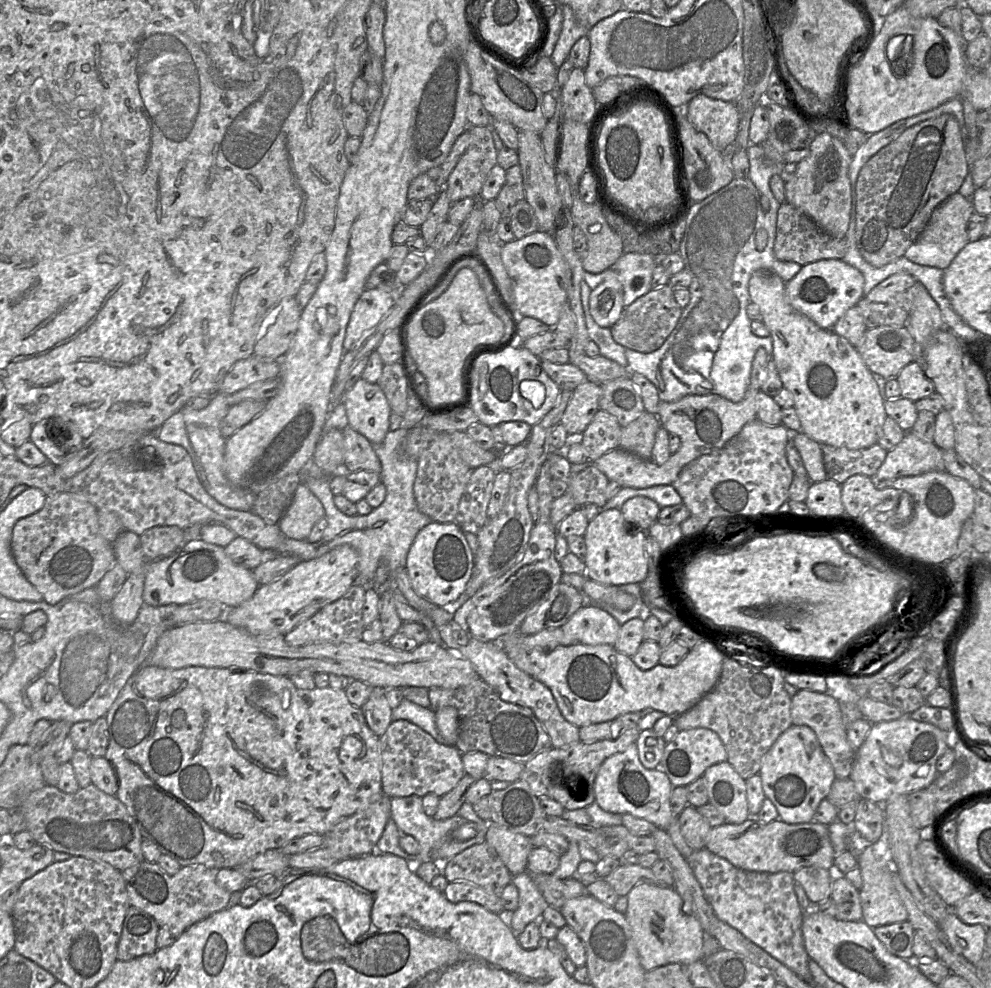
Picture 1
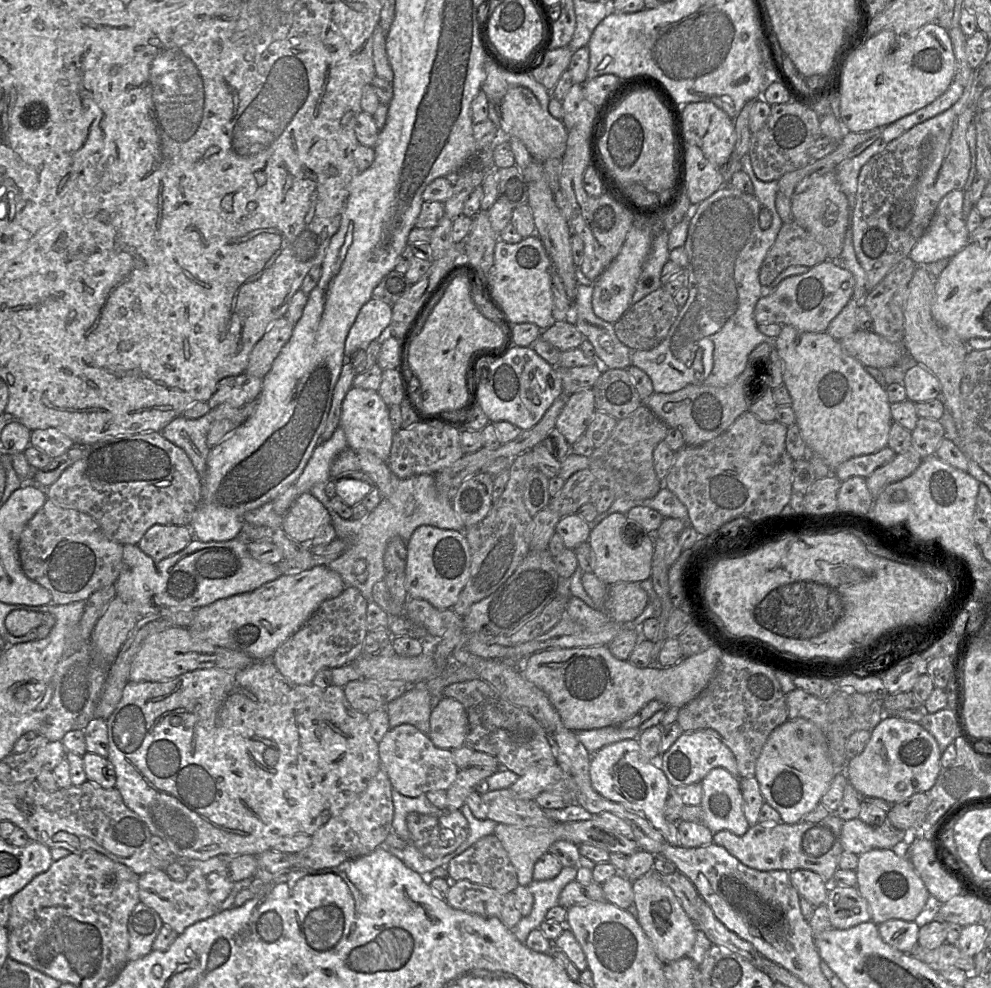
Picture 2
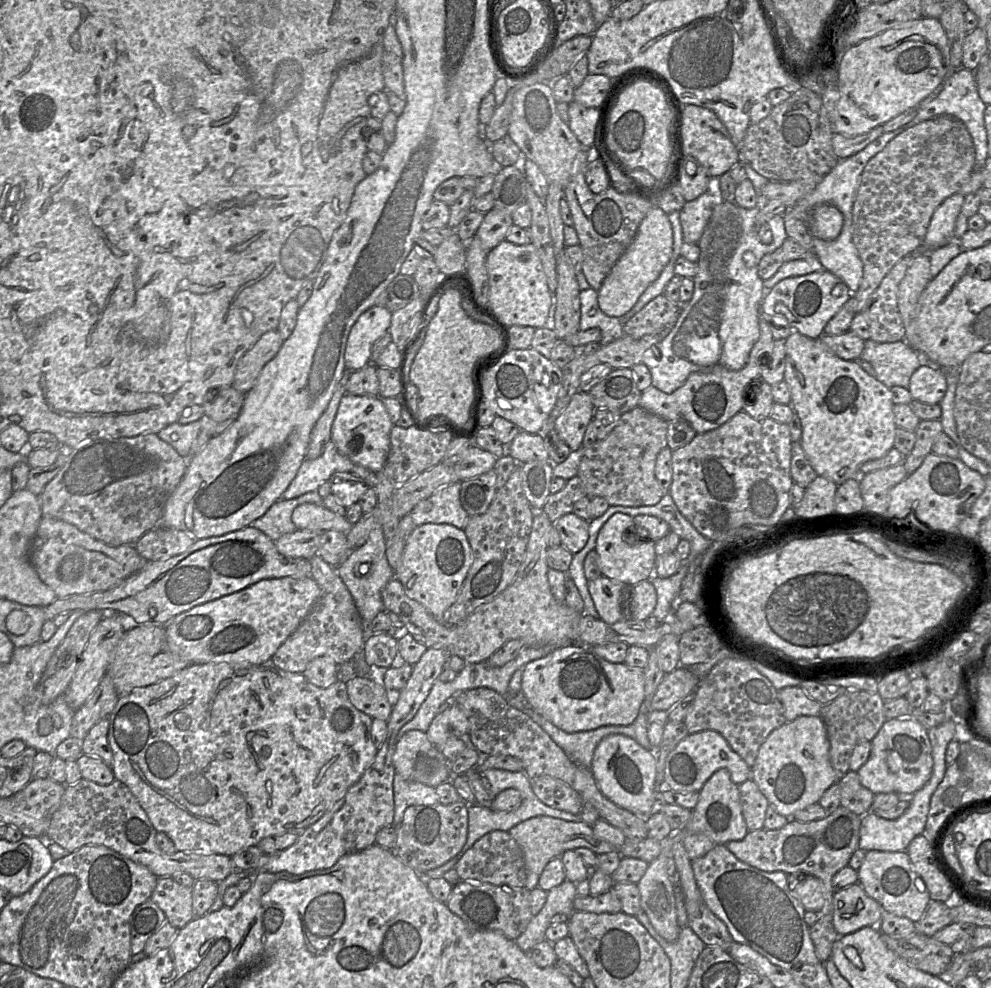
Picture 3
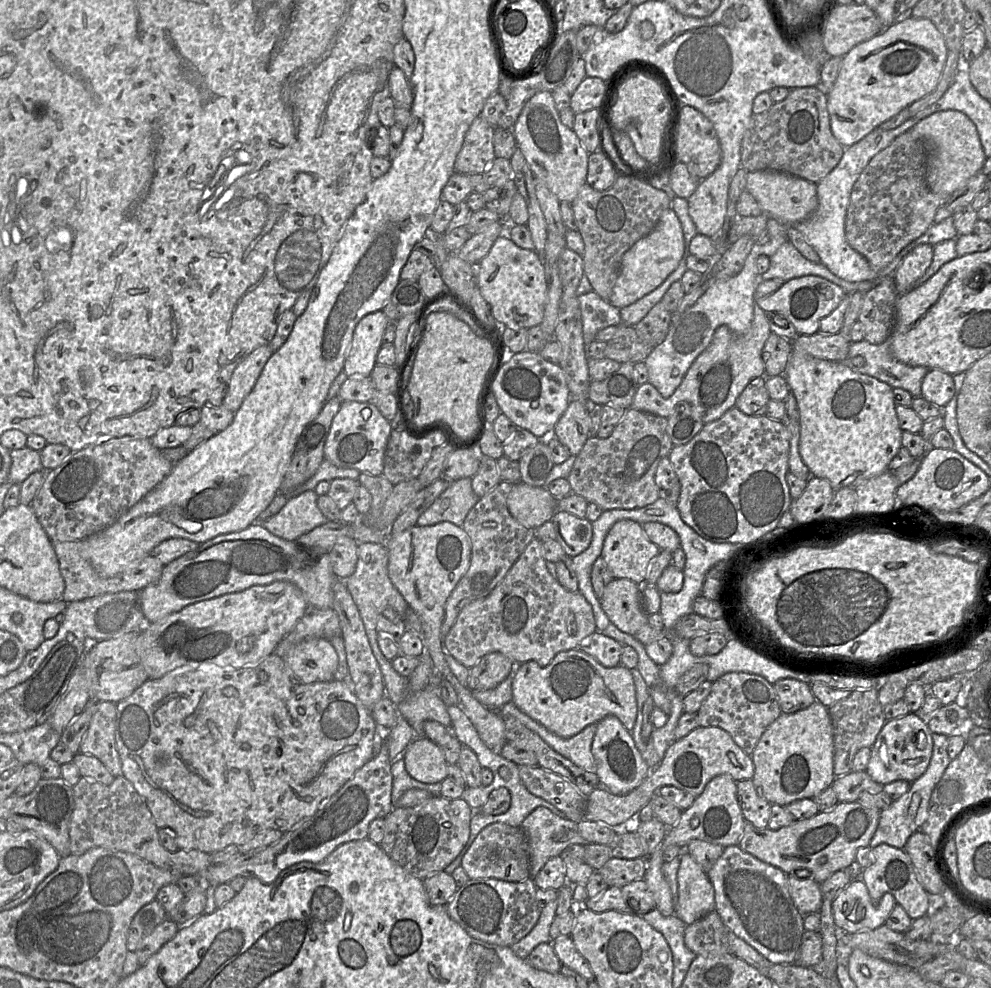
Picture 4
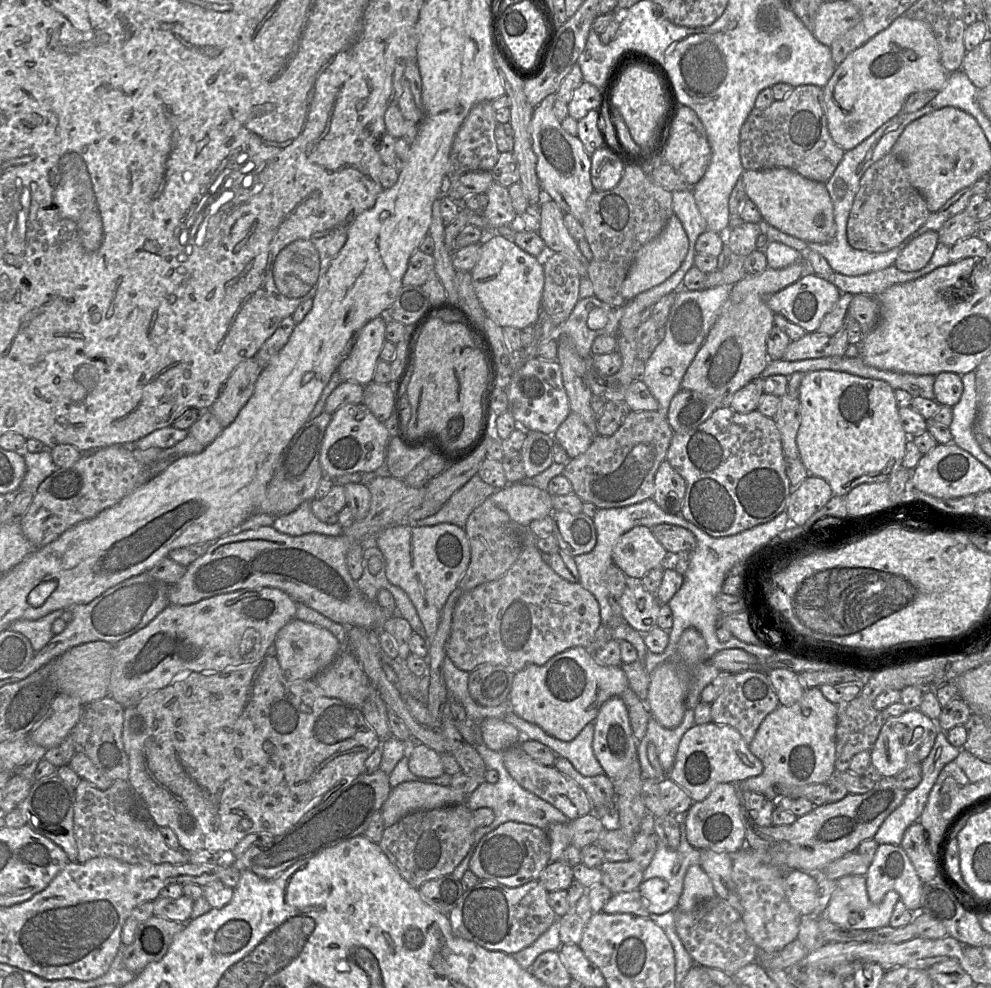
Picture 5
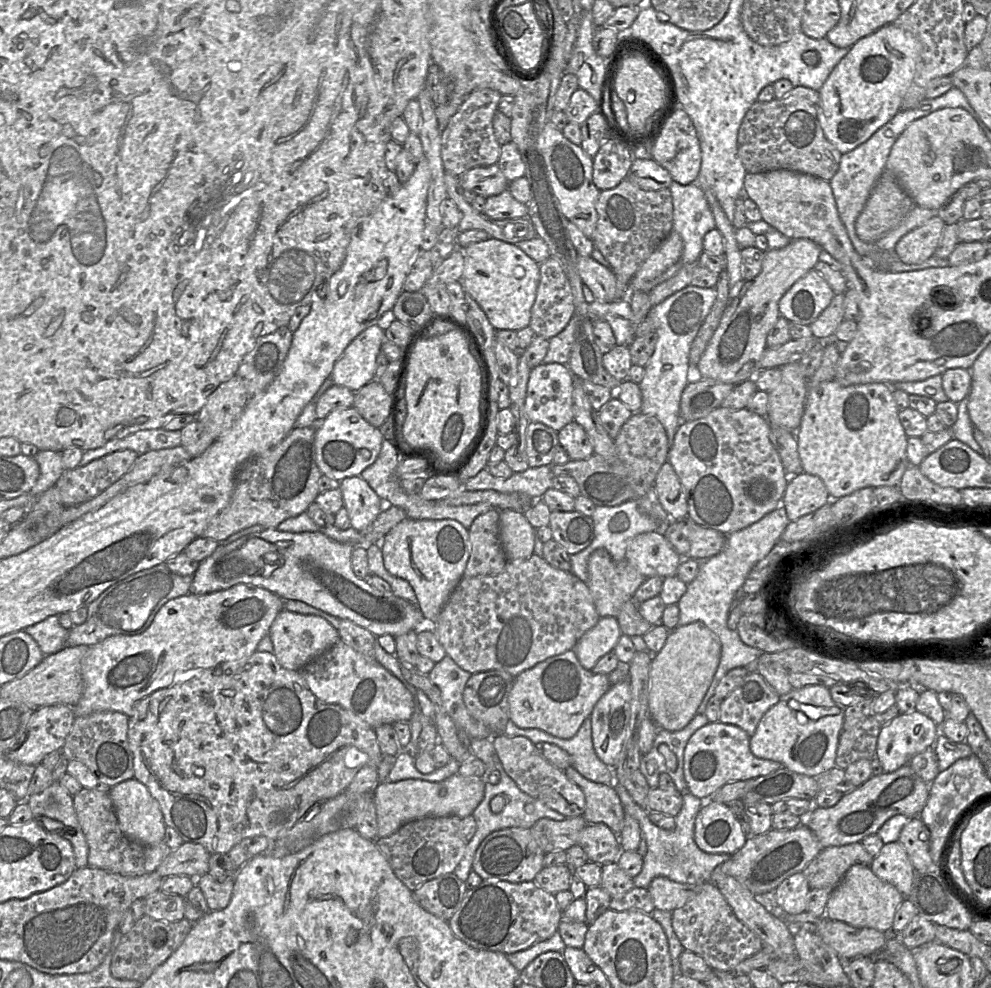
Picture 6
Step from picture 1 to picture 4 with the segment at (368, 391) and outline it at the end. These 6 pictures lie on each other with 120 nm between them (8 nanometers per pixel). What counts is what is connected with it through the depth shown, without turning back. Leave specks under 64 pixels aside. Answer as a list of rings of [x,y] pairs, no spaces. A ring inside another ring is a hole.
[[[342,401],[324,445],[324,458],[338,467],[356,469],[373,476],[382,475],[392,430],[390,421],[371,402]]]

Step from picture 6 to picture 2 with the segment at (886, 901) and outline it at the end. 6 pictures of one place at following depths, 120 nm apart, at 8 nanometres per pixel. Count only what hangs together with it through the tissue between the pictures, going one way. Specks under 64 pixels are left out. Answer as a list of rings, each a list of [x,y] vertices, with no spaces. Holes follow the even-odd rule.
[[[830,885],[825,905],[833,928],[846,930],[871,921],[868,903],[857,887]]]

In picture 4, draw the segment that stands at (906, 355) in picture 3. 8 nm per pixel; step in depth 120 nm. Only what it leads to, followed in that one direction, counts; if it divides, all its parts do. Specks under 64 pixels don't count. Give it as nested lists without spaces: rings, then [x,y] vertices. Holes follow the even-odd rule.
[[[891,338],[879,345],[874,345],[865,339],[850,344],[848,356],[839,361],[853,371],[878,379],[892,388],[908,391],[914,398],[921,397],[921,386],[929,368],[910,366],[898,361],[892,355]],[[857,356],[865,358],[865,365],[855,366],[851,359]]]

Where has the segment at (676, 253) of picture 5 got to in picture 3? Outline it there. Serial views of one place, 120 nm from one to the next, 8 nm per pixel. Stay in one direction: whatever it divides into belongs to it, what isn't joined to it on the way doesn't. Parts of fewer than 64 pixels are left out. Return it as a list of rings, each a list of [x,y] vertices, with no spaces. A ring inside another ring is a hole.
[[[654,206],[648,211],[634,239],[598,290],[599,308],[611,317],[621,317],[629,312],[647,287],[659,277],[670,261],[672,251],[673,229],[669,216],[662,209]]]

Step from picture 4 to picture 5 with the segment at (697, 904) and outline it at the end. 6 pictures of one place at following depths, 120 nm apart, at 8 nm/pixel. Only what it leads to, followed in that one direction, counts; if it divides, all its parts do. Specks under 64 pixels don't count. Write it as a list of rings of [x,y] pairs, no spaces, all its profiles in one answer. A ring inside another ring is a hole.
[[[700,865],[688,868],[683,882],[683,891],[680,895],[677,910],[691,911],[701,902],[715,897],[712,882]]]

